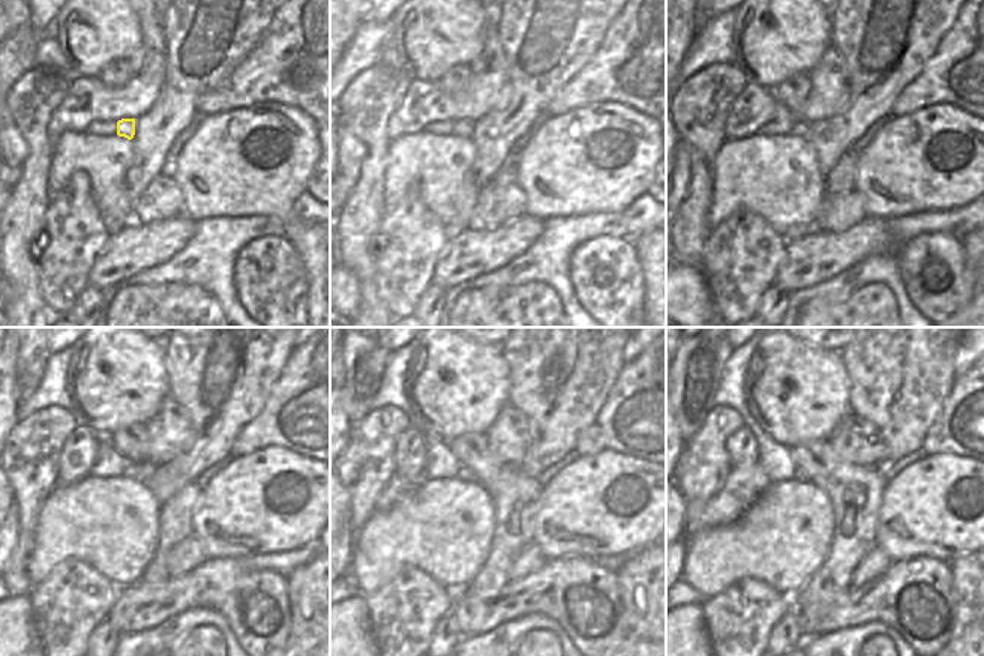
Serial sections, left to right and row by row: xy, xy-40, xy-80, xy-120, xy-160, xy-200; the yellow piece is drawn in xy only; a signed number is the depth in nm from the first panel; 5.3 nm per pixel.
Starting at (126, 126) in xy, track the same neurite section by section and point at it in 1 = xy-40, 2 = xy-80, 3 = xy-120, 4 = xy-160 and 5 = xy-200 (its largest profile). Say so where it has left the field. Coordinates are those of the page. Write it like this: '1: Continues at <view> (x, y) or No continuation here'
1: Continues at xy-40 (462, 128)
2: Continues at xy-80 (800, 128)
3: Continues at xy-120 (140, 472)
4: Continues at xy-160 (464, 475)
5: Continues at xy-200 (800, 476)

